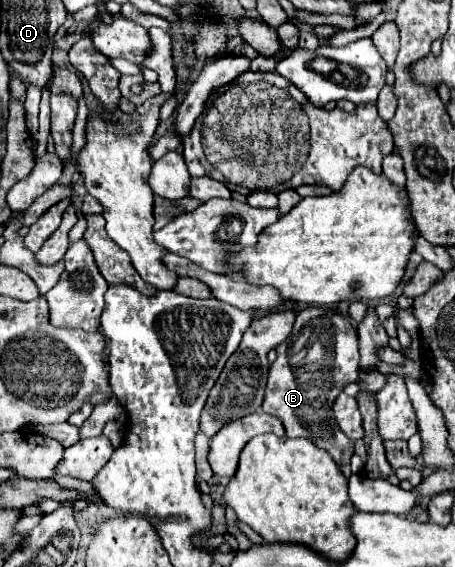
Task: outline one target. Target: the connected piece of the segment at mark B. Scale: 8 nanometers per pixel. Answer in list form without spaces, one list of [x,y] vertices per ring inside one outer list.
[[[308,306],[304,310],[300,310],[300,314],[296,314],[296,322],[292,326],[290,336],[276,346],[278,358],[276,362],[270,366],[270,376],[268,376],[268,386],[266,386],[266,396],[262,402],[262,410],[280,418],[284,428],[286,428],[286,436],[288,438],[308,438],[310,442],[314,442],[318,448],[324,448],[330,452],[330,456],[334,458],[334,462],[338,464],[340,472],[350,478],[350,458],[354,454],[354,442],[338,428],[334,414],[332,414],[332,402],[338,398],[338,394],[350,384],[358,380],[358,334],[356,328],[352,326],[352,322],[348,318],[344,318],[342,314],[338,314],[332,308],[324,308],[324,306]]]

